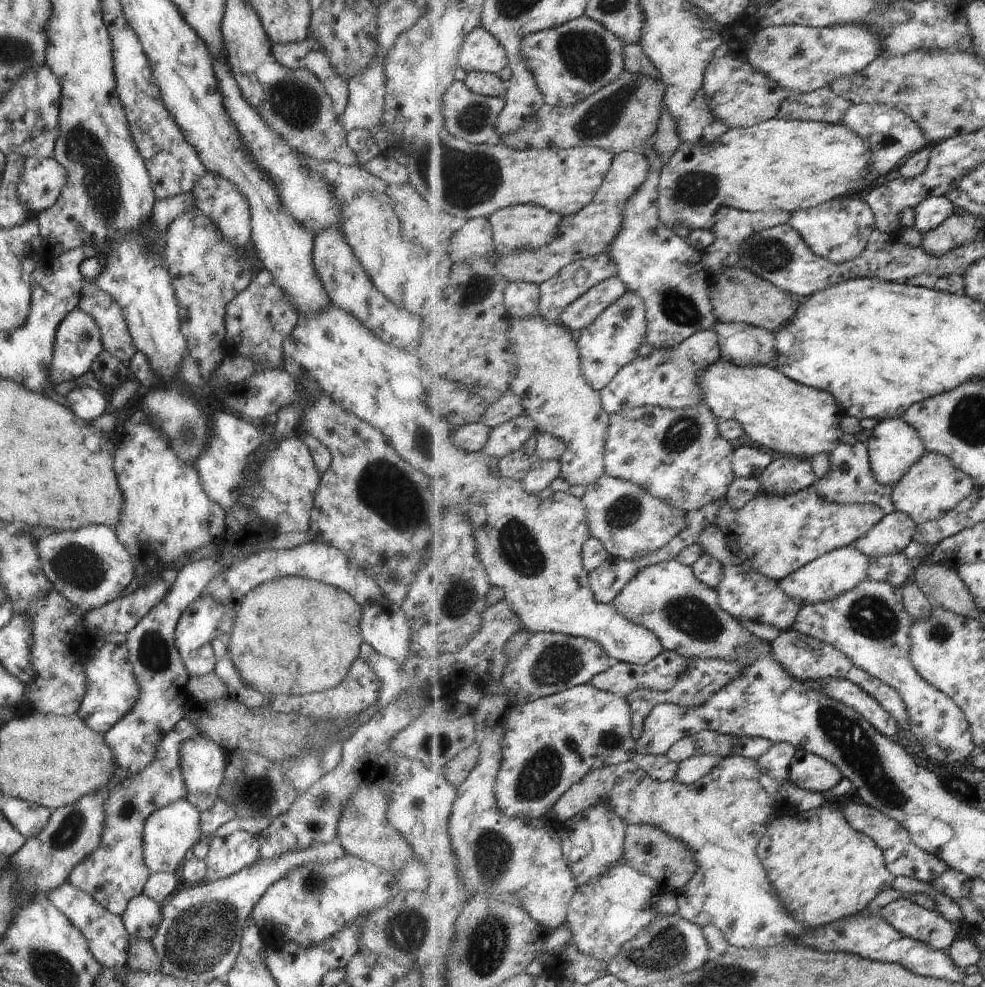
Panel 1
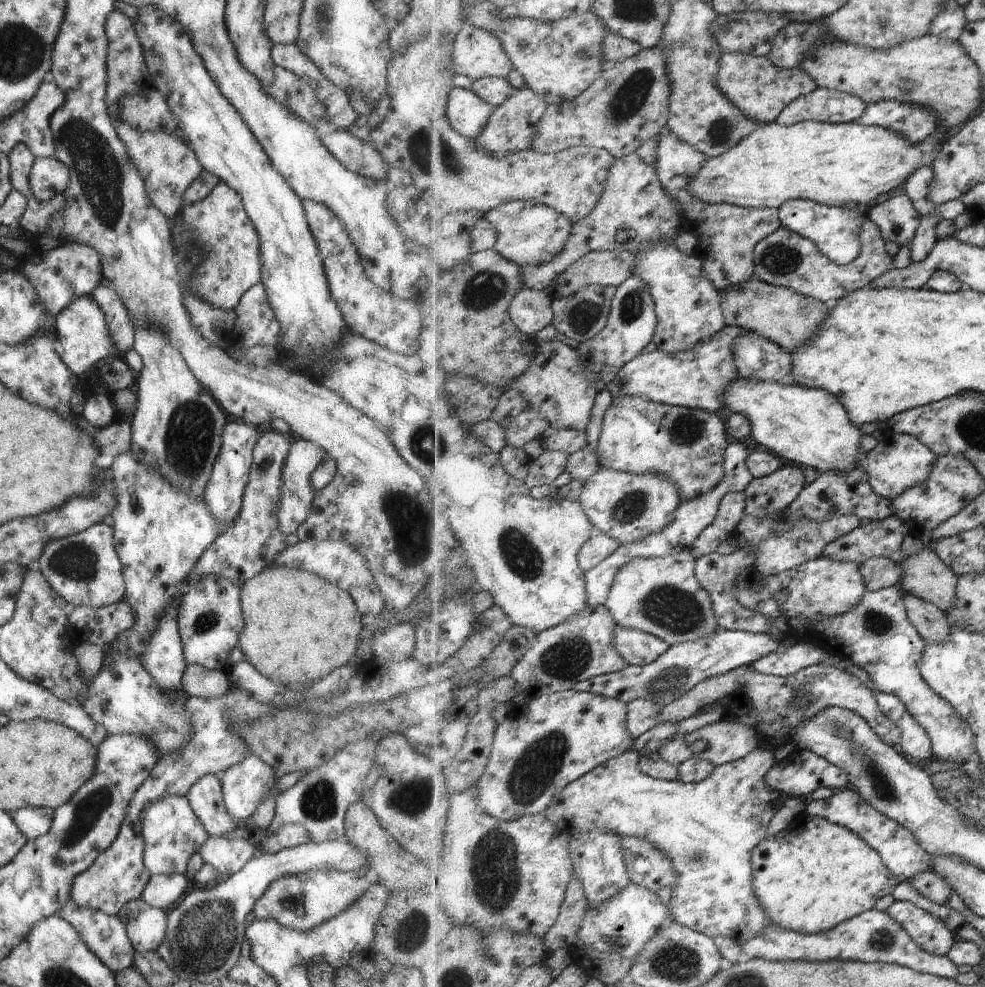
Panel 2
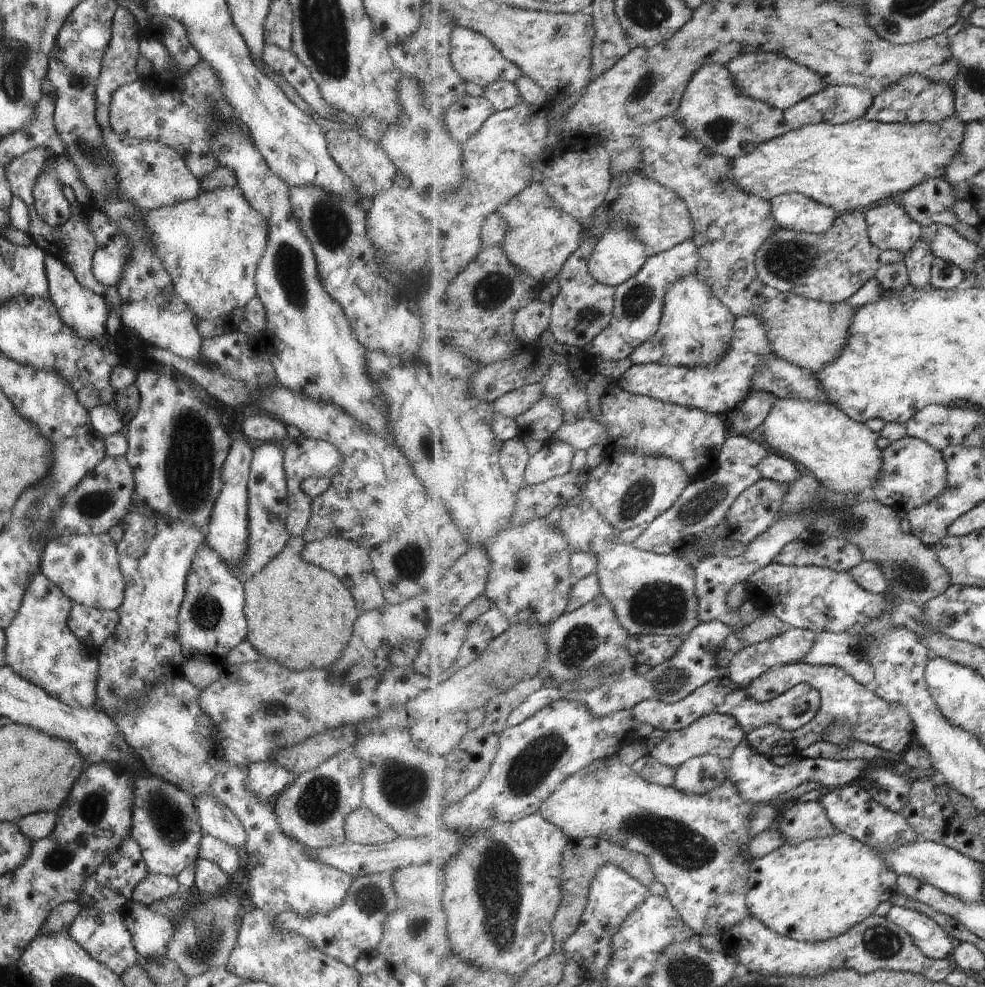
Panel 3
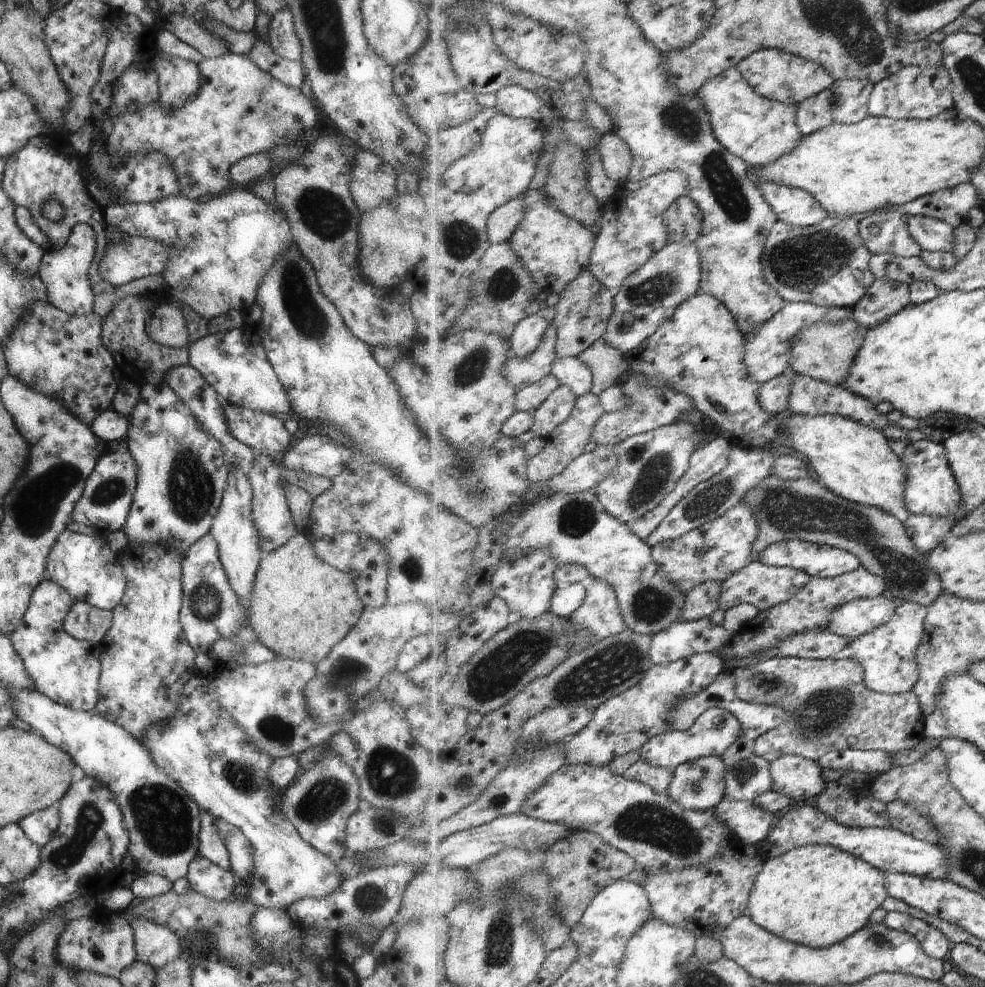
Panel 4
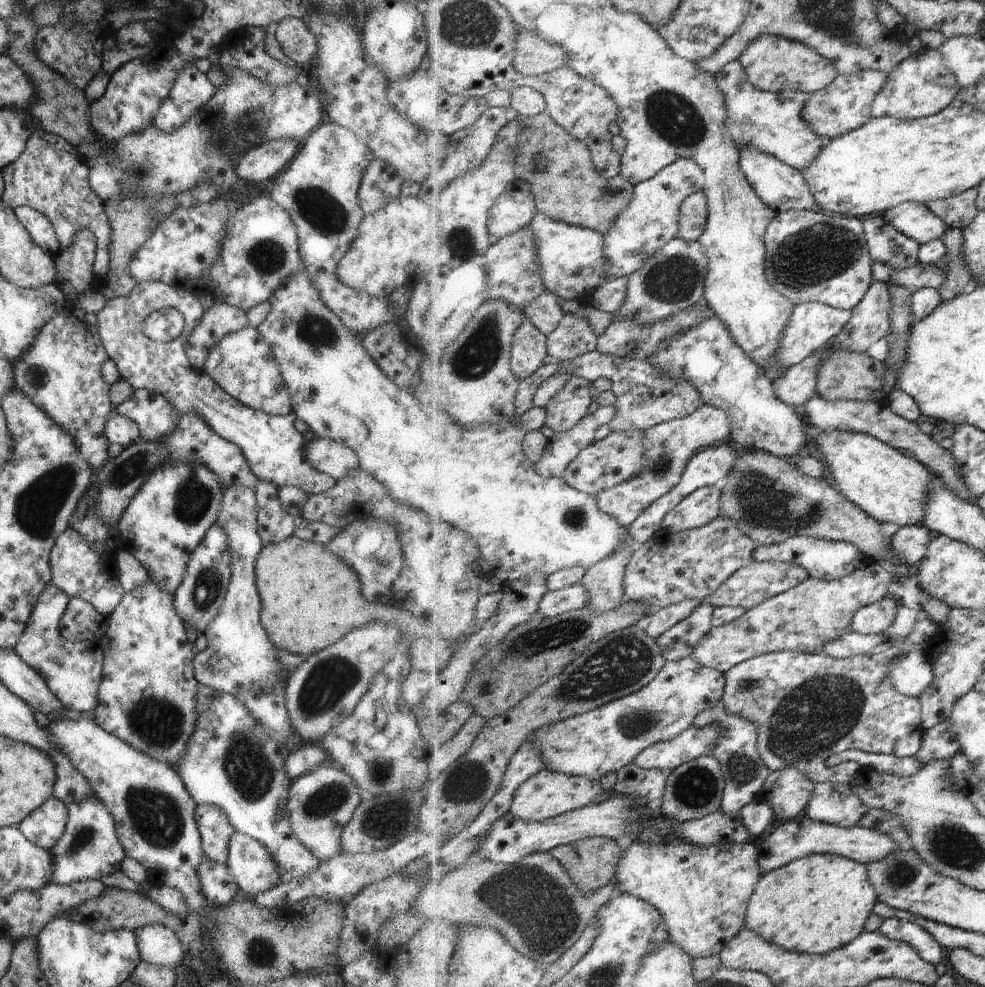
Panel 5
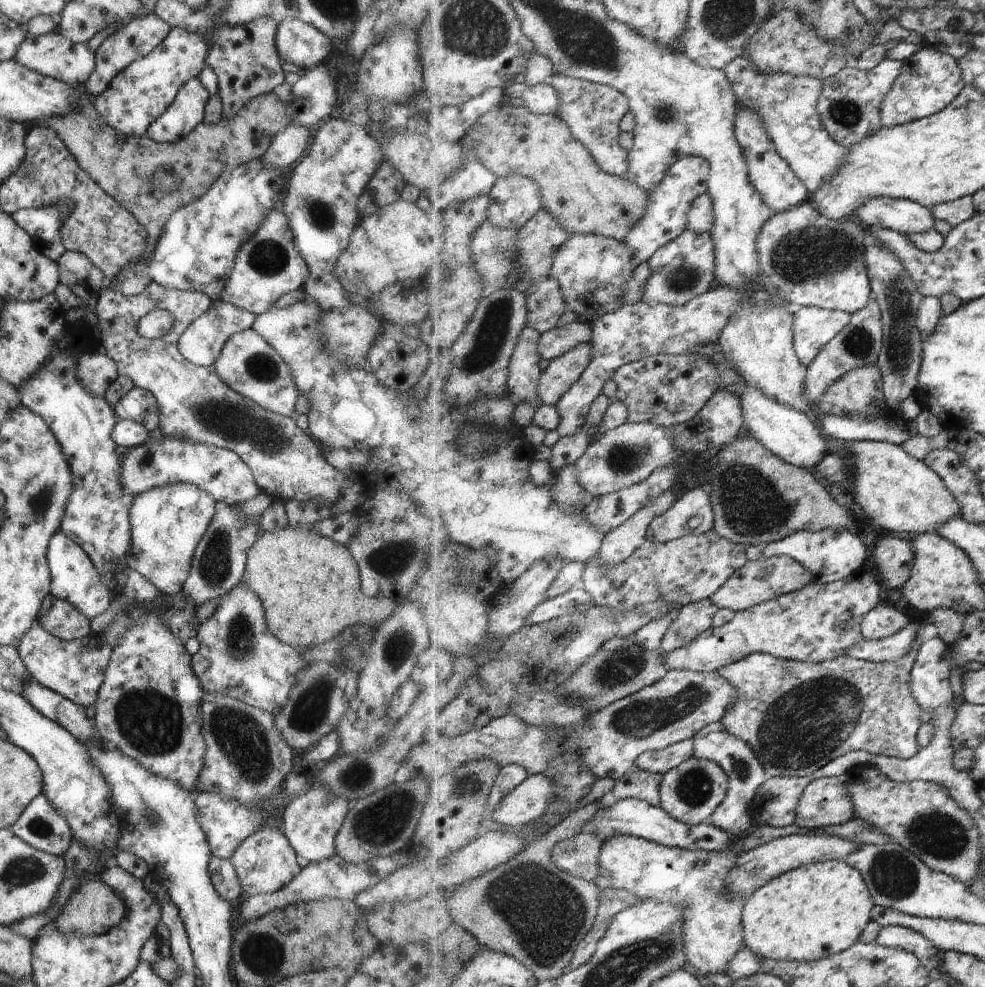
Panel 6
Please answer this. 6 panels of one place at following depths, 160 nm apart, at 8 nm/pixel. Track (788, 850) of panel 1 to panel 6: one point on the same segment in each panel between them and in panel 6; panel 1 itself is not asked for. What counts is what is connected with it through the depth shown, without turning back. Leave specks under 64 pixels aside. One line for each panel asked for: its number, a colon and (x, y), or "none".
2: (814, 875)
3: (816, 890)
4: (818, 895)
5: (815, 905)
6: (820, 909)

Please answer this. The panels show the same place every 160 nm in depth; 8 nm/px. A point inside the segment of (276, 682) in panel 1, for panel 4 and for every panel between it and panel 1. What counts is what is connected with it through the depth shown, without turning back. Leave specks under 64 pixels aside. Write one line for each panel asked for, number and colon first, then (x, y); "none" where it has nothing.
2: (297, 628)
3: (301, 616)
4: (299, 606)

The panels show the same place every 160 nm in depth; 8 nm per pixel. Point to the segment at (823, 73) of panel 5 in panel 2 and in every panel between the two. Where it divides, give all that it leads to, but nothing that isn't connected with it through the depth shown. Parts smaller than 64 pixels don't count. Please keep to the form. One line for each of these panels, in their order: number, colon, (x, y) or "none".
2: (762, 90)
3: (773, 78)
4: (789, 78)

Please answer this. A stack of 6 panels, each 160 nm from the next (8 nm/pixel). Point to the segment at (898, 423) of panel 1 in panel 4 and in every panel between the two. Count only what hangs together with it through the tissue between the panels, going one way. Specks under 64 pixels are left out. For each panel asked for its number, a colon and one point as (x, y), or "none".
2: (899, 462)
3: (915, 473)
4: (932, 489)

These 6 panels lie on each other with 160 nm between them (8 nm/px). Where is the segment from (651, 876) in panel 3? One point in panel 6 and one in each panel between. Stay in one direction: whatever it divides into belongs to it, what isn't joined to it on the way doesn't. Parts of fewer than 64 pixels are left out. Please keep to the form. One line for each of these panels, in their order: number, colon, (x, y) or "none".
4: (581, 866)
5: (591, 862)
6: (580, 855)

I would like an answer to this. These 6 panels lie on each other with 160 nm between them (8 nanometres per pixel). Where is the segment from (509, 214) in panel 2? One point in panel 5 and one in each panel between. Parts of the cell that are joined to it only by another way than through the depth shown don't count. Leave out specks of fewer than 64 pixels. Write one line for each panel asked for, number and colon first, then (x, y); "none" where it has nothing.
3: (541, 237)
4: (556, 248)
5: (572, 258)

